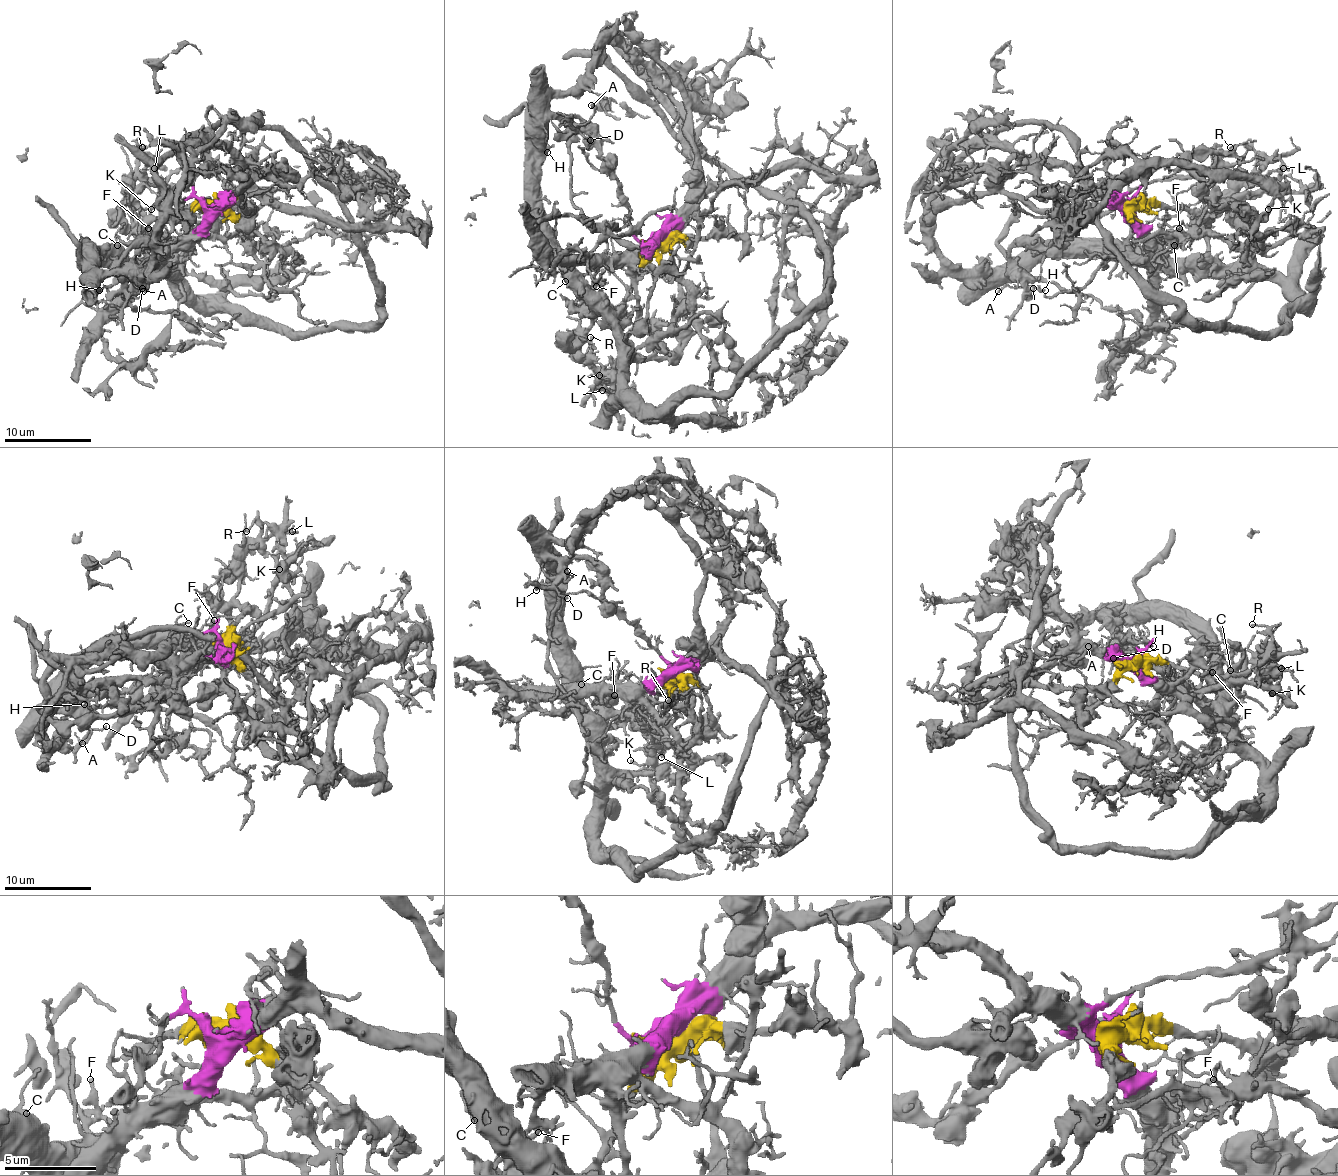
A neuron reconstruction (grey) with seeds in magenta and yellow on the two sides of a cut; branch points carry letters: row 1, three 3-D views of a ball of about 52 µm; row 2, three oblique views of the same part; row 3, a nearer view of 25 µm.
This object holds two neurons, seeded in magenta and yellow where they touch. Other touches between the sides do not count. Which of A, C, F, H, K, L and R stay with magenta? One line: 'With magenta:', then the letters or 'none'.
With magenta: F, K, L

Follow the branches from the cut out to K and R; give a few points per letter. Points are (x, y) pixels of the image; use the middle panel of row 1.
K: (659, 240), (637, 259), (637, 323), (617, 356), (615, 373), (608, 380), (600, 375)
R: (659, 242), (635, 288), (617, 305), (606, 308), (593, 325), (580, 347), (587, 362), (591, 336)

